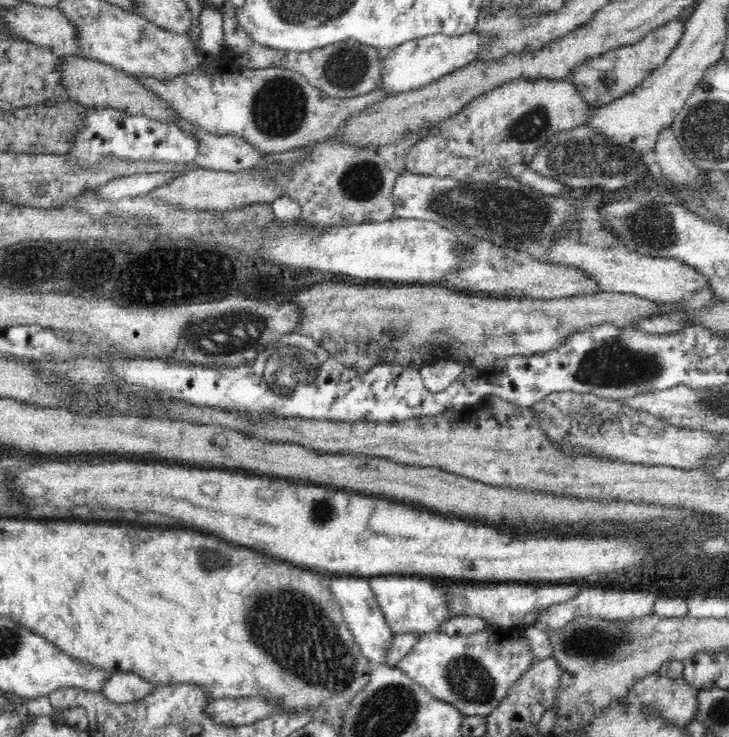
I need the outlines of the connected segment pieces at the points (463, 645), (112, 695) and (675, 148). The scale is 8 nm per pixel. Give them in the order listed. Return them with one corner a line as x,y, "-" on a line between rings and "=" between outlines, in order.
495,624
466,636
428,632
421,635
397,666
434,698
454,705
463,715
487,717
502,704
512,684
538,661
523,632
524,628
=
120,672
111,674
100,691
106,700
116,704
126,704
126,702
142,700
155,688
156,685
150,684
137,674
=
672,127
662,130
662,134
658,136
655,157
662,169
663,178
673,186
682,188
704,182
706,171
696,166
696,163
685,155
681,141
676,137

